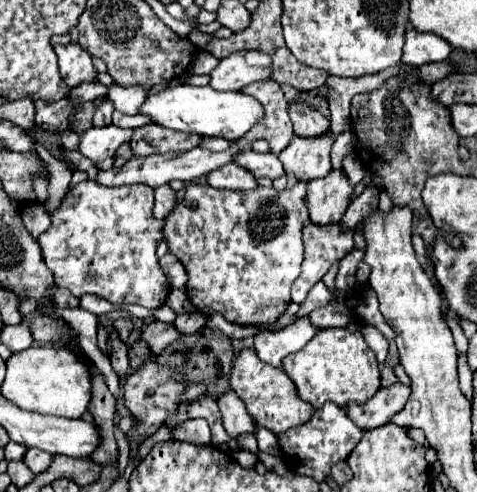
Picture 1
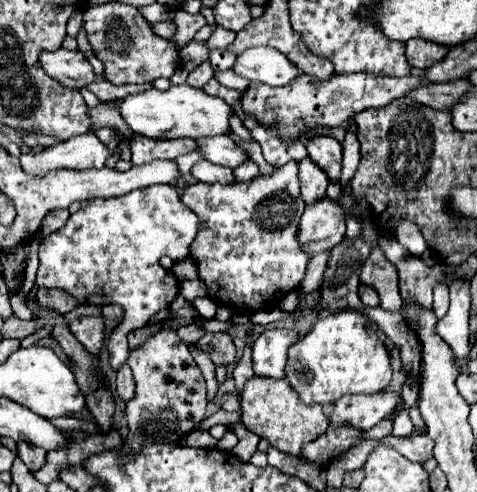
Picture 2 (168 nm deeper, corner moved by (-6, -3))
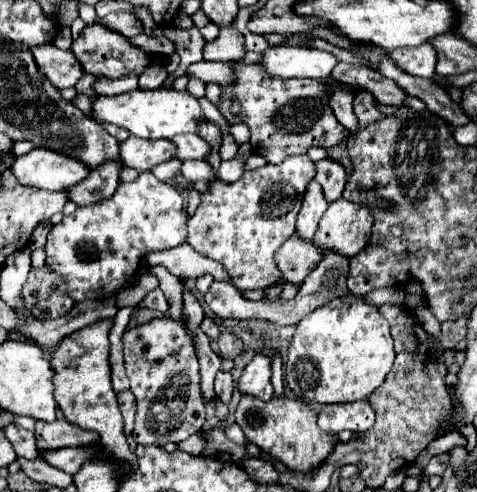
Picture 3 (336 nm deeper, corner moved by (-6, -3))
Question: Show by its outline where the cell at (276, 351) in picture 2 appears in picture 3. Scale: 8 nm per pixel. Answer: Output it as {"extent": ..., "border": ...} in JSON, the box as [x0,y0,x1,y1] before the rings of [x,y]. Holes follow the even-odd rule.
{"extent":[238,352,274,400],"border":[[[266,352],[254,354],[252,362],[244,368],[242,378],[238,382],[240,392],[254,394],[262,400],[270,400],[274,396],[274,388],[270,382],[270,376],[272,376],[270,364],[272,364],[272,356],[268,356]]]}

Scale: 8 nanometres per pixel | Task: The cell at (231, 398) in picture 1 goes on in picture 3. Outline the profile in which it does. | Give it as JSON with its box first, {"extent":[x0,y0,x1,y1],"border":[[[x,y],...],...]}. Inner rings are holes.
{"extent":[214,372,232,404],"border":[[[218,372],[216,374],[214,392],[224,404],[230,404],[230,400],[232,400],[232,374],[230,372]]]}

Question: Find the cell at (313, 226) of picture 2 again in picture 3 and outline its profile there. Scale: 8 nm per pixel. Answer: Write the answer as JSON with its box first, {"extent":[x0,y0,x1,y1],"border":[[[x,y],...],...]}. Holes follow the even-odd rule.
{"extent":[276,234,322,284],"border":[[[292,234],[276,252],[276,264],[280,266],[284,280],[296,284],[300,284],[322,258],[322,250],[314,246],[312,240],[304,240],[298,234]]]}

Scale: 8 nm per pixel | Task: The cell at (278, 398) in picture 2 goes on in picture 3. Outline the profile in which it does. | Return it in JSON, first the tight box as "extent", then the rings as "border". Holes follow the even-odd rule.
{"extent":[236,394,338,472],"border":[[[244,394],[236,408],[236,424],[242,428],[248,442],[260,446],[266,454],[280,460],[288,470],[298,470],[298,472],[308,472],[320,466],[338,440],[336,434],[320,430],[316,420],[318,414],[312,410],[310,404],[286,396],[264,402],[252,394]]]}

